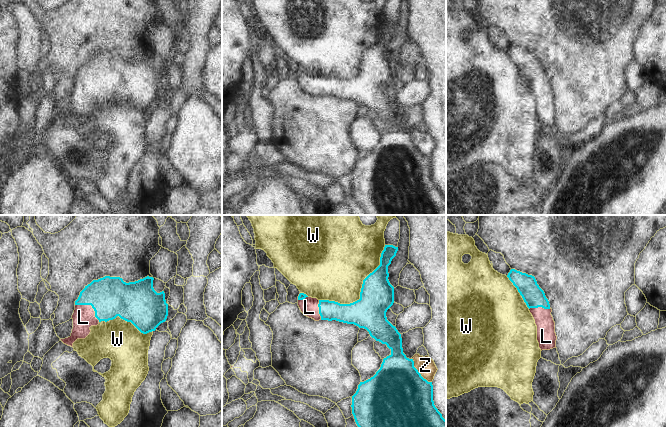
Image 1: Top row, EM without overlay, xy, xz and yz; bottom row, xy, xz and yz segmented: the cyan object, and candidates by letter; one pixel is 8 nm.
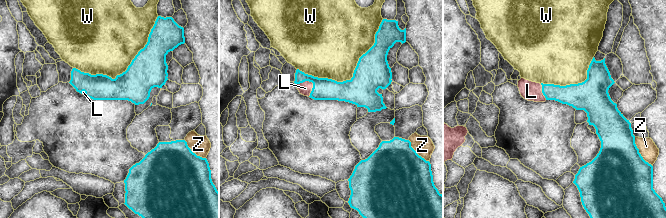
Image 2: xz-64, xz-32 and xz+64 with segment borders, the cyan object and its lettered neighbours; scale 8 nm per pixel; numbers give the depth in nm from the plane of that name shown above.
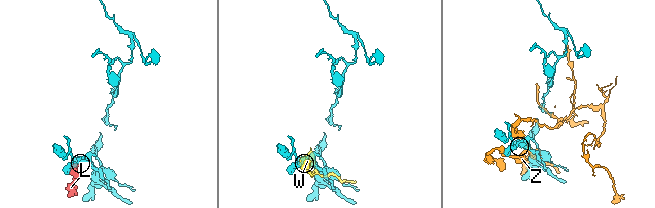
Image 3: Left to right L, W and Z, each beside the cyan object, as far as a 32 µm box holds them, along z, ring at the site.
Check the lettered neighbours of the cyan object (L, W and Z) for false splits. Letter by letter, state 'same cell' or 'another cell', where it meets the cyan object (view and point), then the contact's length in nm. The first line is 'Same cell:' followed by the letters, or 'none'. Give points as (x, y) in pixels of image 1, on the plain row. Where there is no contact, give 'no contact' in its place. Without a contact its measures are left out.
Same cell: L
L: same cell; meets cyan in xy at (91, 81); contact 240 nm long
W: another cell; meets cyan in xz at (360, 68); contact 700 nm long
Z: another cell; meets cyan in xz at (418, 148); contact 260 nm long

